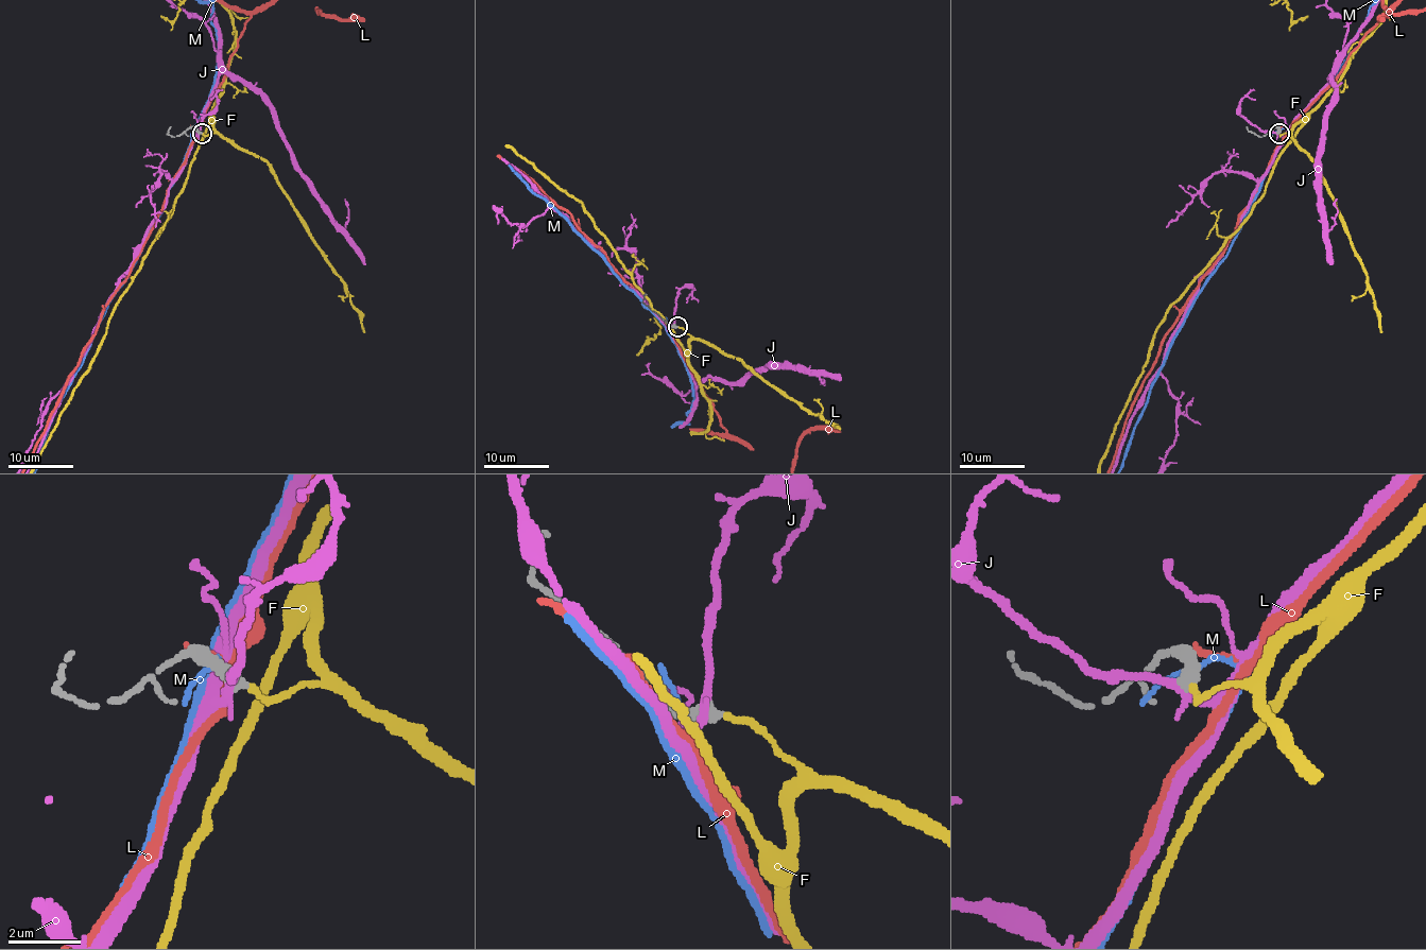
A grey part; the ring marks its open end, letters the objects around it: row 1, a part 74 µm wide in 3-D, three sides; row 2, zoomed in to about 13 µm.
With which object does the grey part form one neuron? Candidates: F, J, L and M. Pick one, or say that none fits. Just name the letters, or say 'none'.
F

